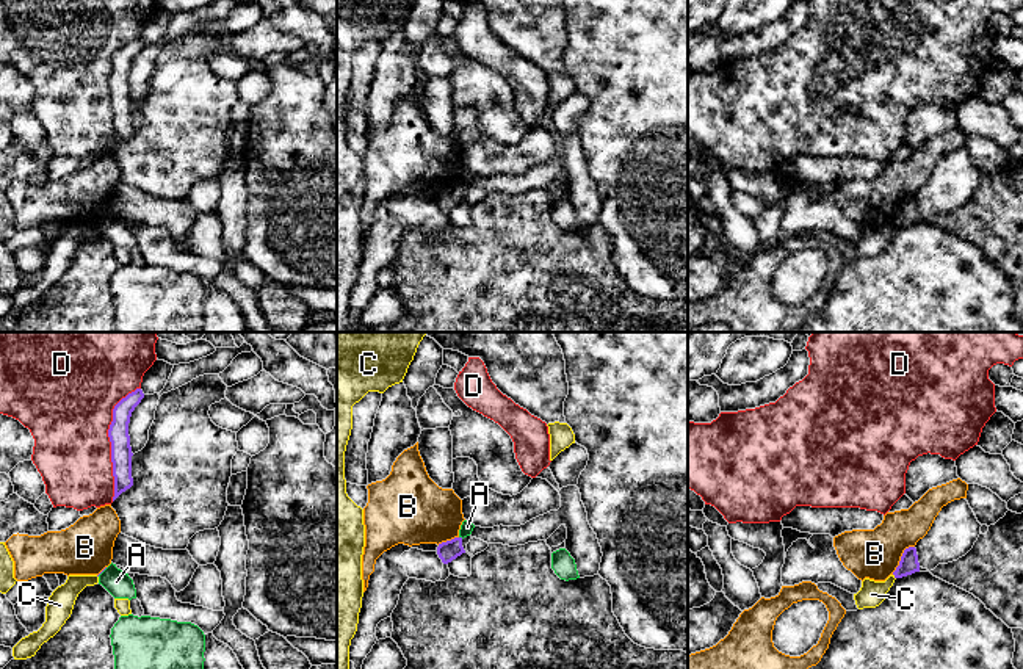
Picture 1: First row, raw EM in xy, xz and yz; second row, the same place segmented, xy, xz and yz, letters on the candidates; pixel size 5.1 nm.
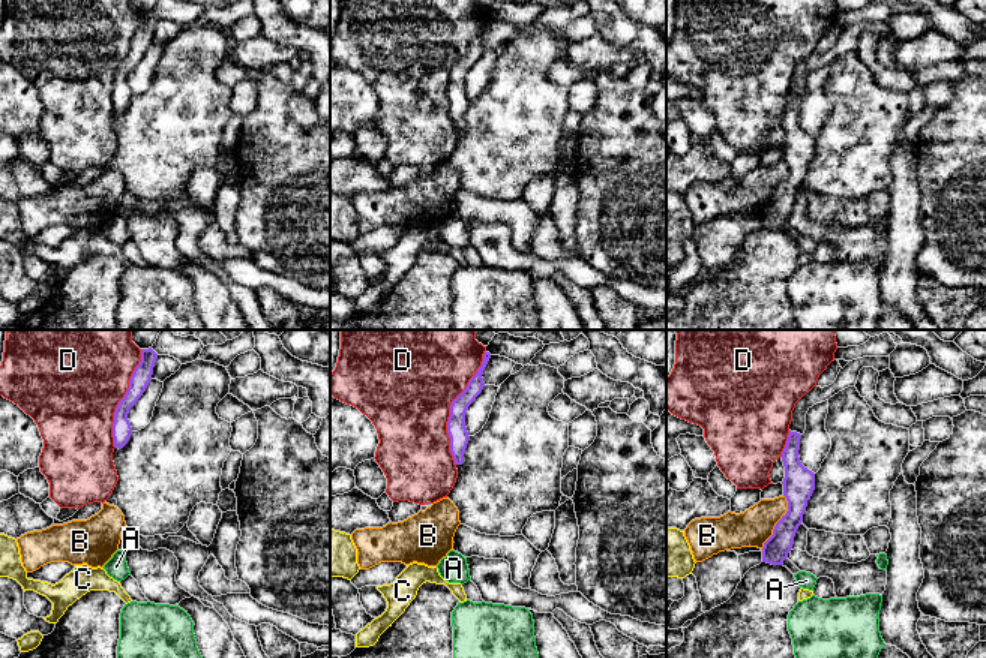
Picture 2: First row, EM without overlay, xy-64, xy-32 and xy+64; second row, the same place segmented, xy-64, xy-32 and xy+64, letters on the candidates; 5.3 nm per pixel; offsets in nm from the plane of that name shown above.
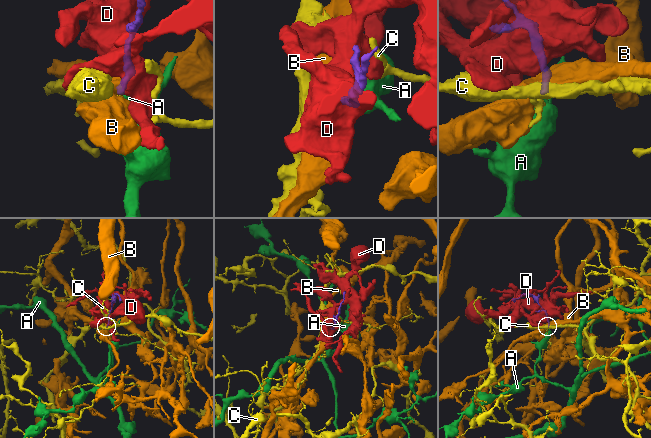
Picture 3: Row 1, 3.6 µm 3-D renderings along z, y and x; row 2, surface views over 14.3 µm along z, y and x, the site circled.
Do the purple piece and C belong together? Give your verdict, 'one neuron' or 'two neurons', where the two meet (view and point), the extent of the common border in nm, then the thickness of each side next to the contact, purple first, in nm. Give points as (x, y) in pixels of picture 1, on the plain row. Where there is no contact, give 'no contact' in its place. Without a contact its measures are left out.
two neurons | yz (895, 226) | 30 nm | 100/140 nm

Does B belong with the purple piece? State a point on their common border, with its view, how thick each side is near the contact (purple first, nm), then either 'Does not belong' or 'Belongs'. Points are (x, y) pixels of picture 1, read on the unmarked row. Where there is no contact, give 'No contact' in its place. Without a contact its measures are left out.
Touches purple at yz (901, 207). Thickness 100 nm (purple) against 260 nm. Does not belong

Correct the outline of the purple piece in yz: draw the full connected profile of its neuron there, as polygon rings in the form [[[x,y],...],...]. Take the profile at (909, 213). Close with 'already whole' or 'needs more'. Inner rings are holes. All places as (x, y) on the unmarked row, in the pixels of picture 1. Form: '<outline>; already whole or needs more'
[[[909,196],[904,199],[899,215],[896,216],[893,224],[895,227],[902,227],[915,221],[920,221],[918,204],[915,196]]]; already whole

